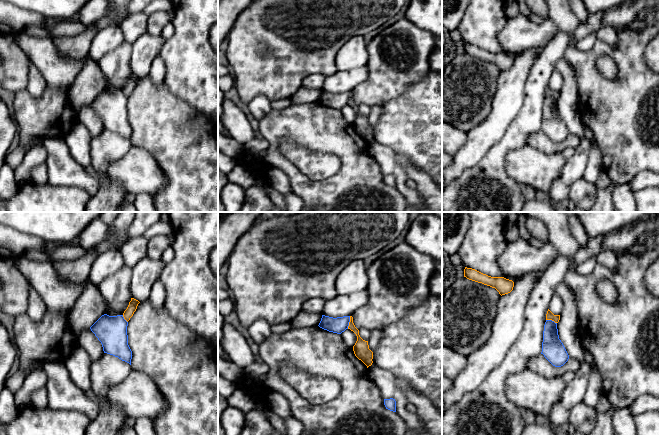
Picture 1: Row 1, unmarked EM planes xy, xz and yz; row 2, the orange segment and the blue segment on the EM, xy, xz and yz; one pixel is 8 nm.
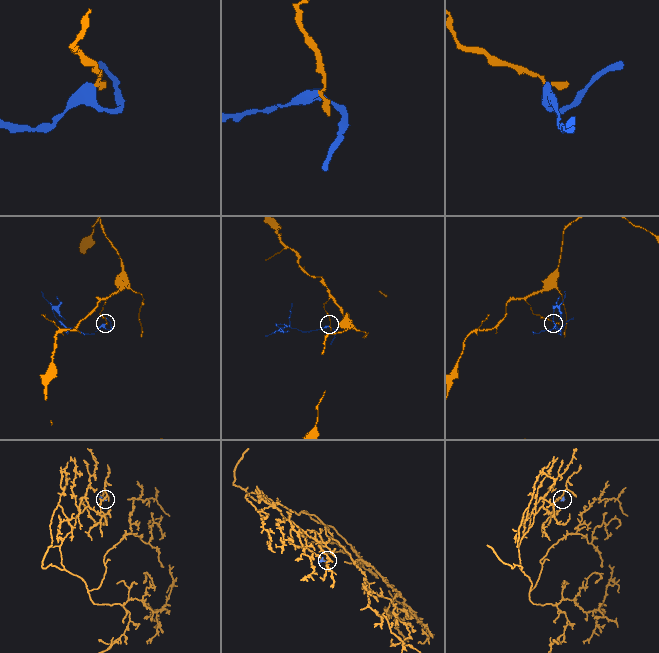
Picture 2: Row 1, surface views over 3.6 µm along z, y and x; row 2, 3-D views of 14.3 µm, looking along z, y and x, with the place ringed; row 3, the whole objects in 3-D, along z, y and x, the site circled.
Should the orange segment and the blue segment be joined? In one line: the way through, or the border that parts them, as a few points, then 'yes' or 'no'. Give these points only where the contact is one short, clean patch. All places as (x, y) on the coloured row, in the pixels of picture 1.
border along xz (350, 316), (347, 328); no

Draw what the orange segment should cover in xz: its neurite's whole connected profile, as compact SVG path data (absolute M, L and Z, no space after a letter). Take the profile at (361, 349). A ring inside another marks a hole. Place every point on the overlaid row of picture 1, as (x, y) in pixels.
M350 316L350 322L348 329L353 331L357 336L357 341L353 346L353 351L355 356L361 360L367 368L372 365L373 352L369 349L368 341L363 340L359 335L359 330L355 327L353 323L353 317Z

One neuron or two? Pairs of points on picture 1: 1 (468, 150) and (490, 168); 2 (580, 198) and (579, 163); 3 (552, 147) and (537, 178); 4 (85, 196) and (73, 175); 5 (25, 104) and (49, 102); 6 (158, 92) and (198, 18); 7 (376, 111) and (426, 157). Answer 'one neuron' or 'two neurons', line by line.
1: two neurons
2: two neurons
3: two neurons
4: two neurons
5: one neuron
6: two neurons
7: two neurons

